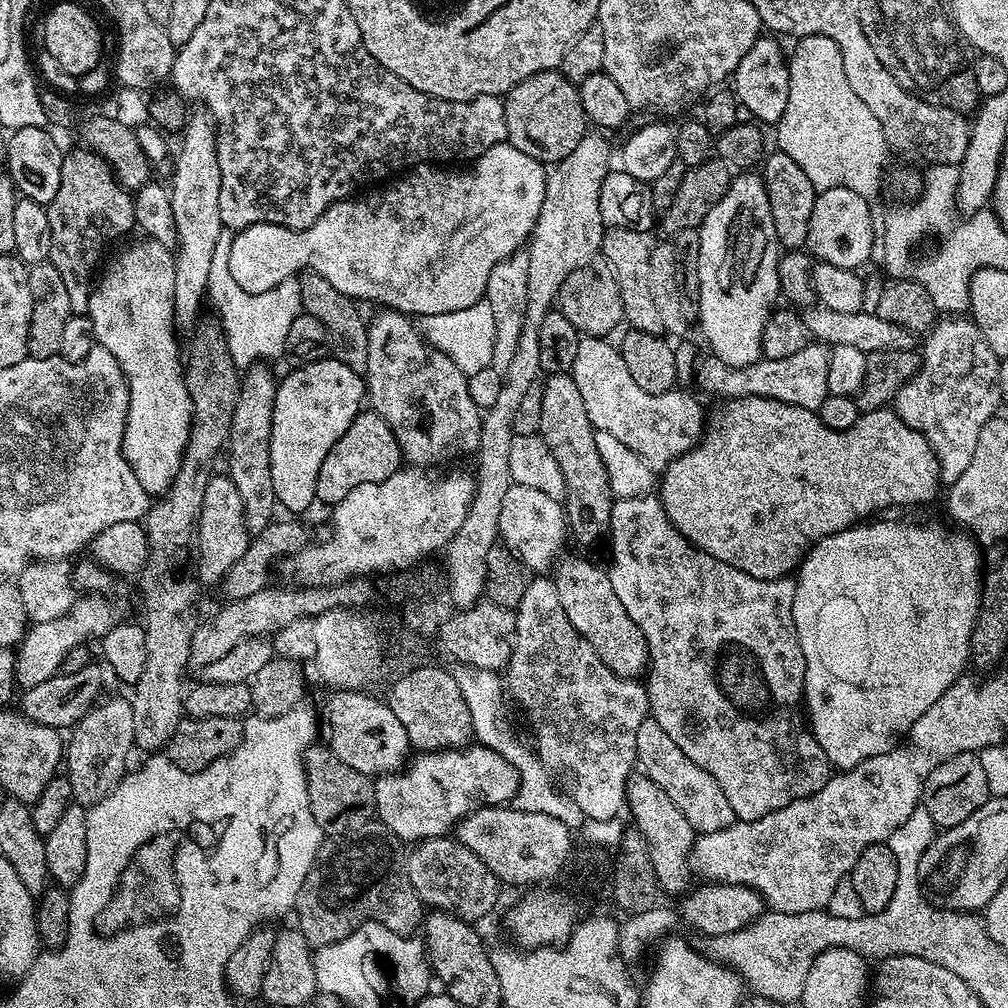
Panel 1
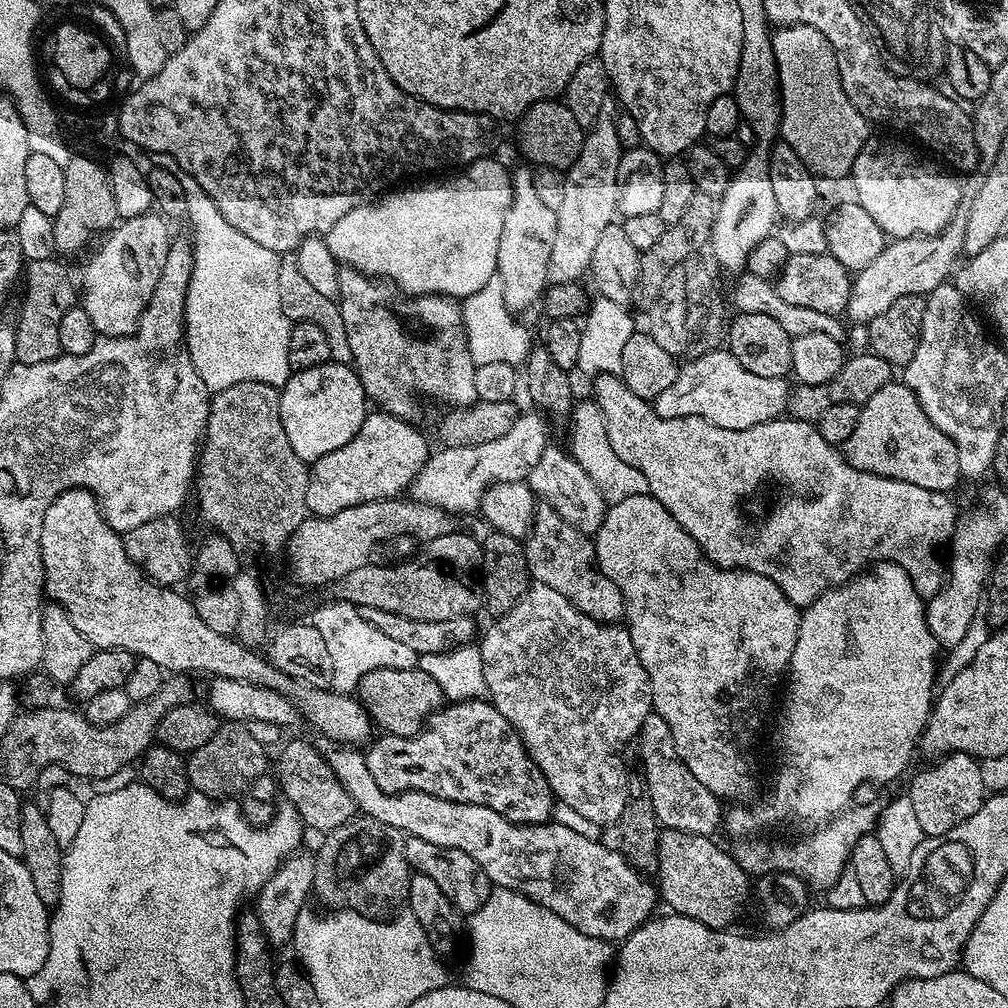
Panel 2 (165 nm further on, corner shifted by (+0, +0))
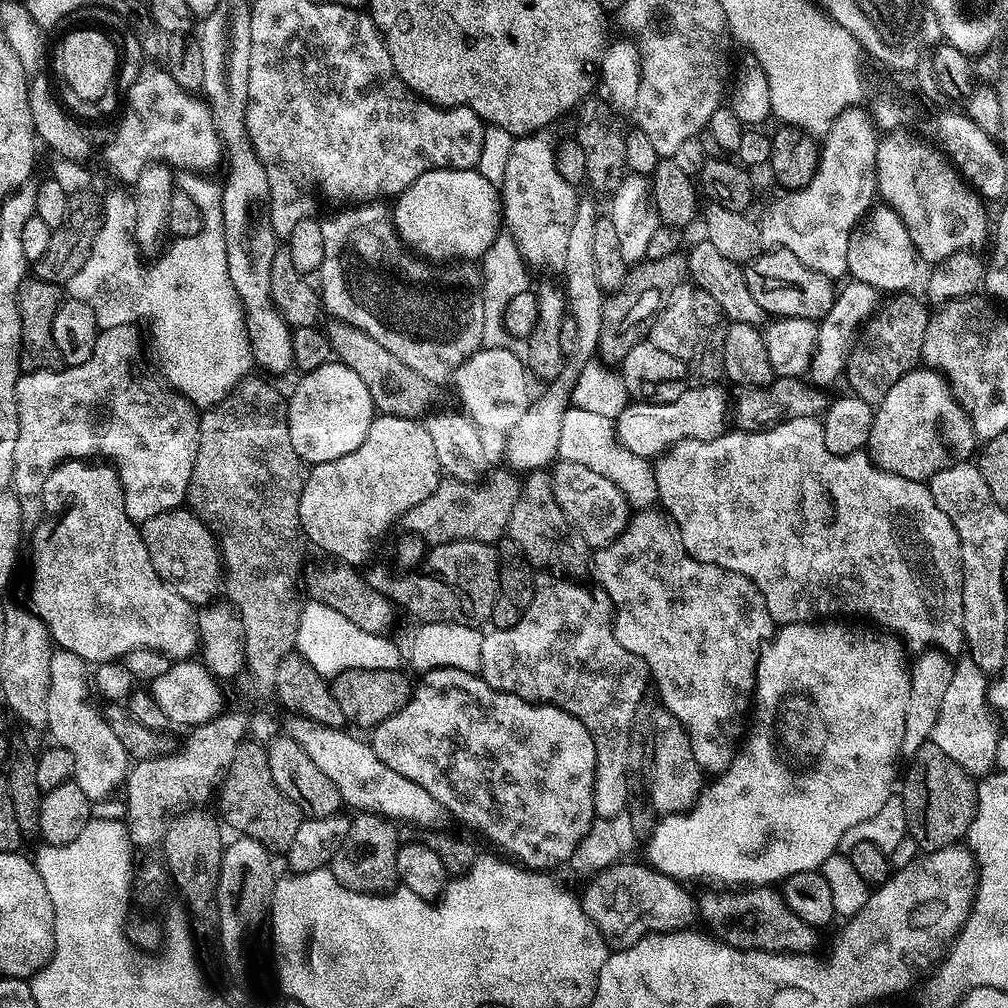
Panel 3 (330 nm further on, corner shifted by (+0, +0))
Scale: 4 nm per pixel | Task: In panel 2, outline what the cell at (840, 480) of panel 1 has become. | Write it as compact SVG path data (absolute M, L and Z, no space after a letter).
M893 382L882 386L870 402L860 409L858 426L854 434L842 445L842 455L847 463L853 464L859 472L878 474L882 478L894 478L902 482L910 482L914 486L922 486L922 490L951 493L956 483L961 483L960 467L958 466L958 450L930 418L926 418L926 410L918 402L918 398L903 382Z

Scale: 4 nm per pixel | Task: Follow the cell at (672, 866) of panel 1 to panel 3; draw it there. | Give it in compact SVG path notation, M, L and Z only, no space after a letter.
M752 886L747 890L737 891L735 894L724 894L728 896L700 896L698 900L698 912L701 917L704 916L708 919L708 924L712 929L710 929L711 935L713 937L719 938L723 943L728 944L732 948L747 948L753 952L783 952L785 954L808 954L813 951L812 947L816 944L816 936L818 936L817 929L810 927L806 922L802 922L802 918L798 918L798 914L794 914L794 910L790 910L788 903L784 901L783 891L777 890L772 886Z

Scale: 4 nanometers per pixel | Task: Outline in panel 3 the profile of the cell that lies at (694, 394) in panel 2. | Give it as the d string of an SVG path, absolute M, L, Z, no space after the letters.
M719 383L689 386L682 398L665 404L629 402L614 420L616 439L621 447L638 456L659 457L684 440L712 440L726 431L726 404Z

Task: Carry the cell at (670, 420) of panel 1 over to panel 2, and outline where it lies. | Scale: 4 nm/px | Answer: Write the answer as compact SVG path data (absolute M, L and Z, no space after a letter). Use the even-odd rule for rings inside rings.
M601 374L597 375L591 382L593 382L593 393L591 392L591 395L602 412L602 418L606 424L606 438L610 438L610 446L614 446L614 454L618 454L618 458L622 458L622 462L630 462L630 466L642 470L651 496L658 502L662 502L662 506L666 506L666 510L670 510L670 514L674 514L678 526L682 526L682 530L686 530L686 534L690 534L690 538L694 538L694 542L698 542L700 551L713 564L719 565L720 568L747 568L749 572L766 574L766 578L770 578L782 589L789 602L797 606L807 606L825 588L839 586L853 579L854 571L852 572L852 568L858 567L860 560L868 560L867 562L891 562L902 566L902 570L906 570L906 574L910 578L914 590L921 598L934 597L944 587L946 583L946 564L942 556L940 560L940 547L943 544L945 547L951 541L952 531L956 529L956 521L958 519L958 508L952 505L951 499L953 497L949 493L922 490L922 486L914 486L910 482L902 482L894 478L882 478L878 474L870 474L869 472L859 472L853 464L845 461L843 455L833 445L827 444L824 441L822 434L818 434L815 423L807 420L781 418L779 420L771 420L765 424L755 424L746 430L728 430L722 426L714 426L706 418L698 418L697 416L662 418L656 413L655 407L649 401L638 398L638 394L634 394L625 386L619 375ZM760 468L773 468L800 497L797 500L782 501L769 514L768 521L751 536L746 529L740 528L744 524L743 518L740 517L740 499L743 496L750 495L759 486Z

